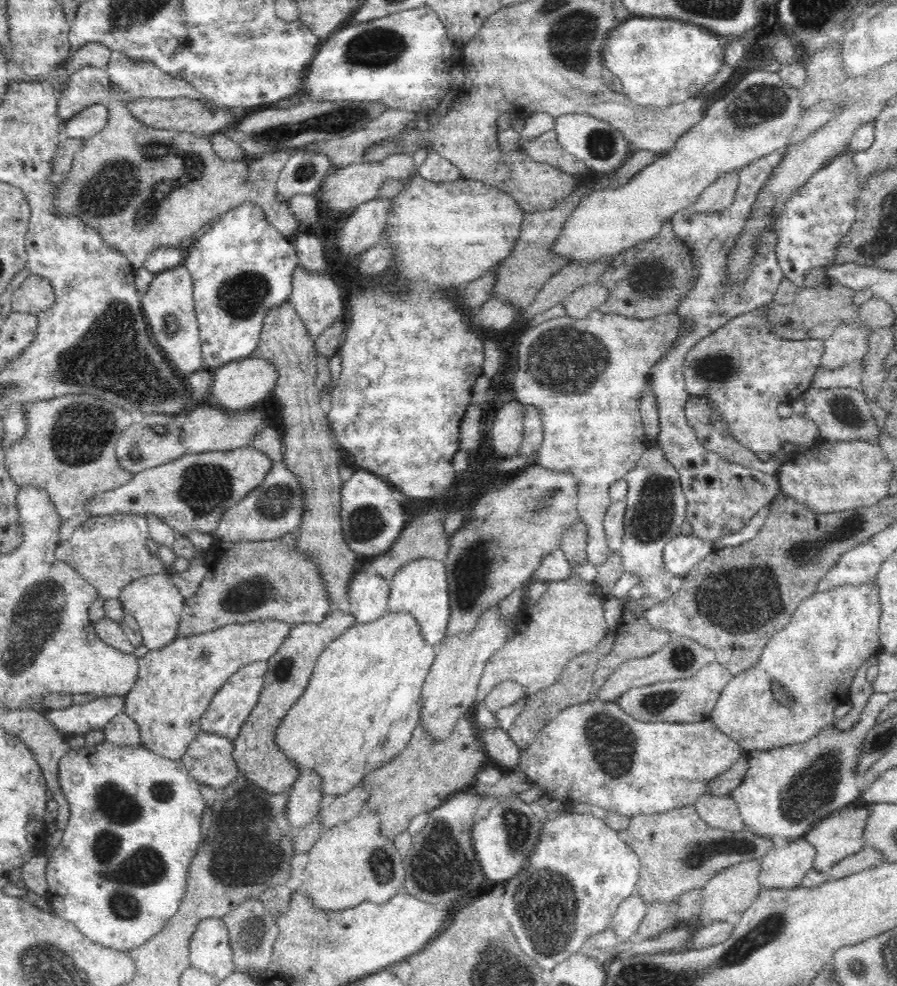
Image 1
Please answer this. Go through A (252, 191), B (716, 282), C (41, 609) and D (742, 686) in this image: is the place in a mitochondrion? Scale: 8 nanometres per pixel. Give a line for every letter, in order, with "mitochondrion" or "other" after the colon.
A: other
B: other
C: mitochondrion
D: other

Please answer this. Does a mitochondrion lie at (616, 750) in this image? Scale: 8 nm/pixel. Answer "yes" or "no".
yes

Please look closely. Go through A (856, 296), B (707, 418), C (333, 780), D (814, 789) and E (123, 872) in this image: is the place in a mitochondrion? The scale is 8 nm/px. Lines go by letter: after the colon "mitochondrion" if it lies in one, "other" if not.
A: other
B: mitochondrion
C: other
D: mitochondrion
E: mitochondrion

